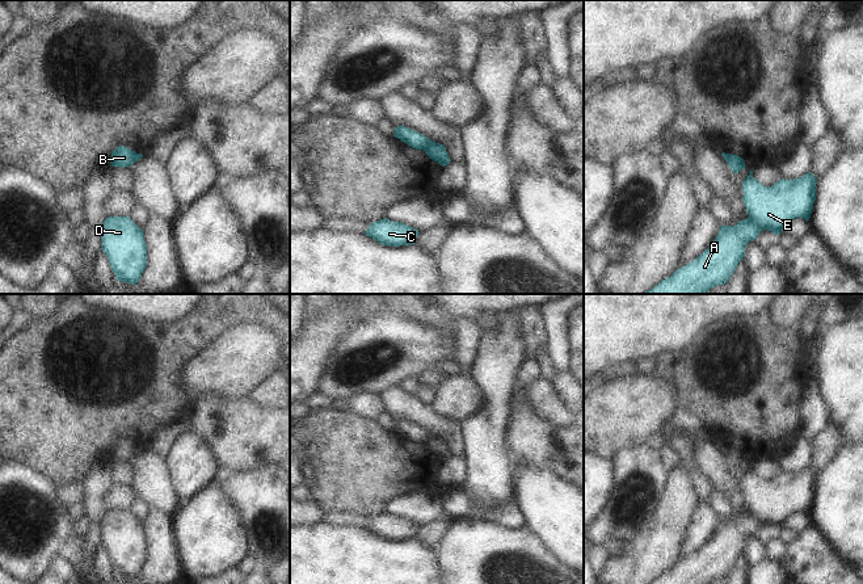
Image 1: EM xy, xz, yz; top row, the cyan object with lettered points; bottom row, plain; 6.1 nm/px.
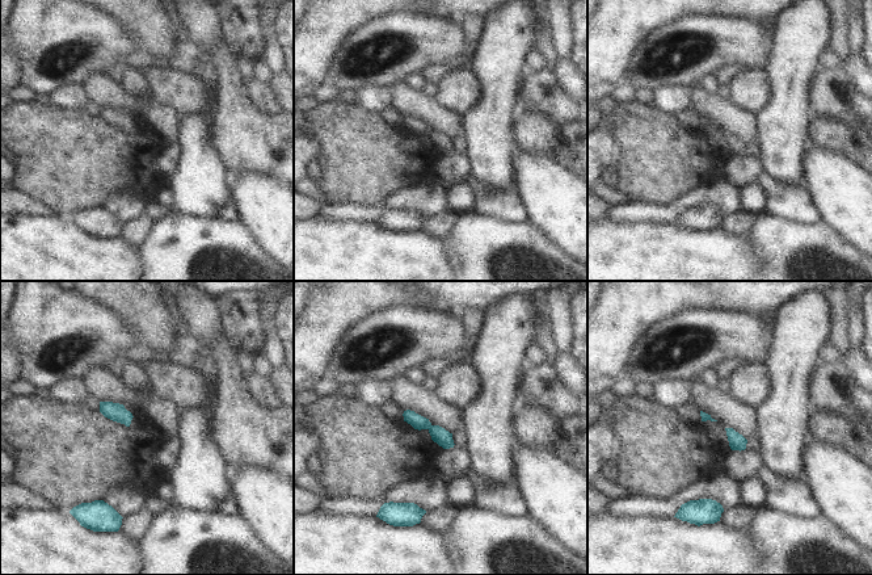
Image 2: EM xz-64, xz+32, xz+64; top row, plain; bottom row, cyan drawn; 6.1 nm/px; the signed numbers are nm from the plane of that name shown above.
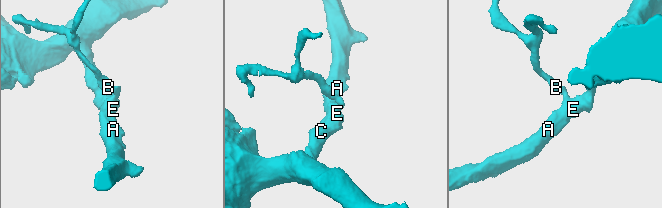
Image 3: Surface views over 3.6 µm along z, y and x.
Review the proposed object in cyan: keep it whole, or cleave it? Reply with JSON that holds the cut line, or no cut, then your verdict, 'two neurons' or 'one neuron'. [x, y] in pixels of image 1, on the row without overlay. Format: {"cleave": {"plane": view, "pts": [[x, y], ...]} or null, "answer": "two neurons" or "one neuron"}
{"cleave": {"plane": "xz", "pts": [[432, 436], [424, 444]]}, "answer": "two neurons"}

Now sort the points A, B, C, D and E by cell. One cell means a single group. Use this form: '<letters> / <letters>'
A C D E / B

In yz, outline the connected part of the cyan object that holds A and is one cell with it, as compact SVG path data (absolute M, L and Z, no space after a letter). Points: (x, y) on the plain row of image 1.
M750 465L742 476L742 495L749 511L736 520L721 520L712 538L700 550L652 584L710 584L725 579L745 551L746 538L755 534L761 525L779 529L792 513L801 511L809 514L816 478L817 472L808 466L799 472L782 472L771 480L763 480Z

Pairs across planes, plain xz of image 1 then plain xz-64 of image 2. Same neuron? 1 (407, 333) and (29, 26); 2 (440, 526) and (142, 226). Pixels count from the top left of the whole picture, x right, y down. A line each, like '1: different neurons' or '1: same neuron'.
1: same neuron
2: same neuron

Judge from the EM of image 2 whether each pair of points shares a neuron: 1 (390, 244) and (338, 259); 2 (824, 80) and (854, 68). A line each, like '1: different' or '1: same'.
1: same
2: different

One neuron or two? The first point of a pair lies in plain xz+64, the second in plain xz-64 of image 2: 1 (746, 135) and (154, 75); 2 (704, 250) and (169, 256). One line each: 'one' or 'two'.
1: two
2: two

